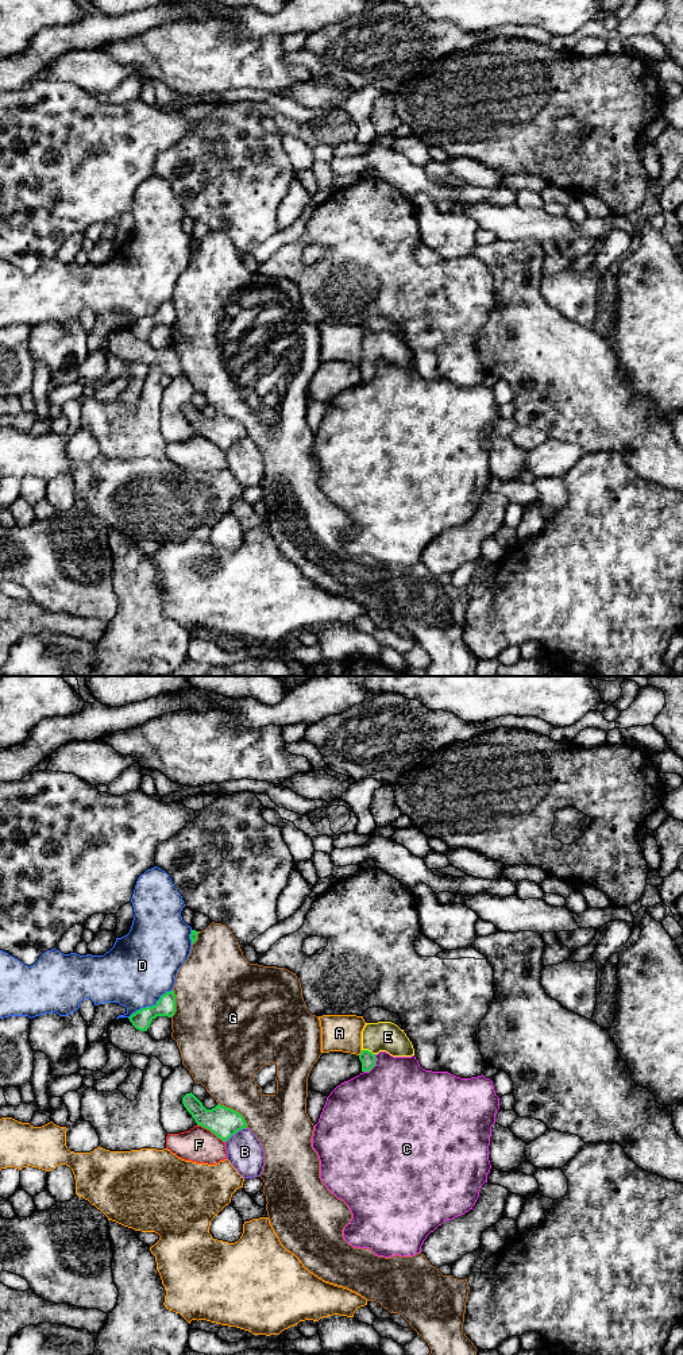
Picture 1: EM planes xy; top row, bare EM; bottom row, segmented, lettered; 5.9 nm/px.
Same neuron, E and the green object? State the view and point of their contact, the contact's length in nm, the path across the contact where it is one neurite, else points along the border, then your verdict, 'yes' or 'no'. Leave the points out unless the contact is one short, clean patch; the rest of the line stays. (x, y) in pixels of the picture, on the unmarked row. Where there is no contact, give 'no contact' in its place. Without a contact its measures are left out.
contact xy (367, 359); length 90 nm; way xy (367, 367), (367, 359), (381, 346), (388, 346); yes

